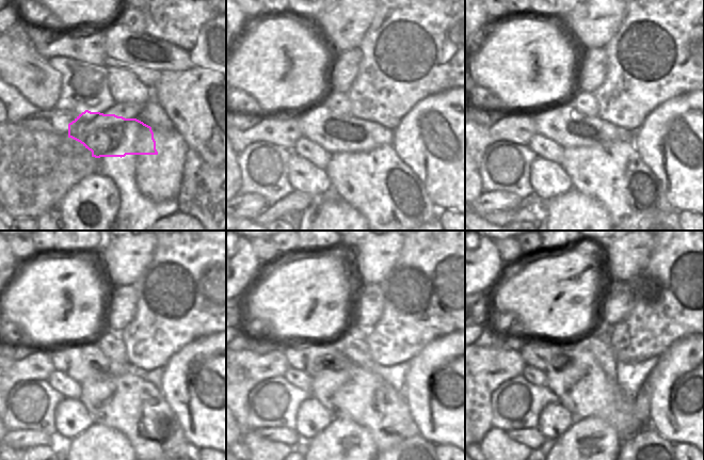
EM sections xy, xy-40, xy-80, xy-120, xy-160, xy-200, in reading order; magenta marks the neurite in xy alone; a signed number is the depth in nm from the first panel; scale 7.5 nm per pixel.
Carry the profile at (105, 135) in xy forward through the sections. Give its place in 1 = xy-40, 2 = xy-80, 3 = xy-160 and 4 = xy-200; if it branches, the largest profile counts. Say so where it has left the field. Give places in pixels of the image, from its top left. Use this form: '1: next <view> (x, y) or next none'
1: next xy-40 (334, 132)
2: next xy-80 (562, 124)
3: next xy-160 (312, 358)
4: next xy-200 (547, 357)

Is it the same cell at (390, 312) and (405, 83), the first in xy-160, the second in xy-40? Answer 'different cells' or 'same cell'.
different cells

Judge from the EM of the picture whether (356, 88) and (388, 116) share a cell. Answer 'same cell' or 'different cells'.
different cells

